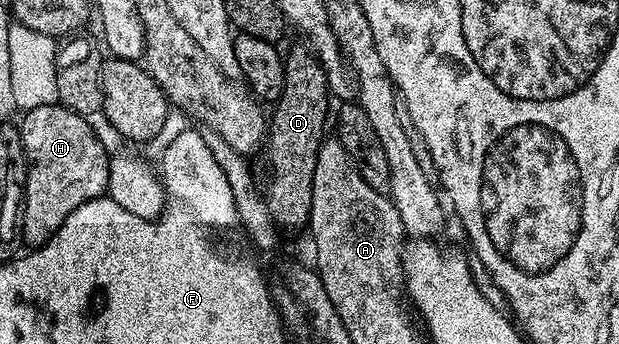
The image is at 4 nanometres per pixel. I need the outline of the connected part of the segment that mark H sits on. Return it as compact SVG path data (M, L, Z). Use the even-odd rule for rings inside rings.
M56 102L45 106L37 106L33 110L23 112L21 118L23 118L23 121L18 121L17 127L27 155L27 185L23 188L23 207L21 209L21 240L24 245L38 246L47 242L48 238L61 226L61 222L65 222L65 218L69 218L69 214L73 214L73 210L77 210L77 206L85 206L85 202L98 200L106 193L110 172L109 151L107 152L106 146L99 141L99 136L95 133L94 126L91 125L92 121L86 116L69 110L61 103Z

